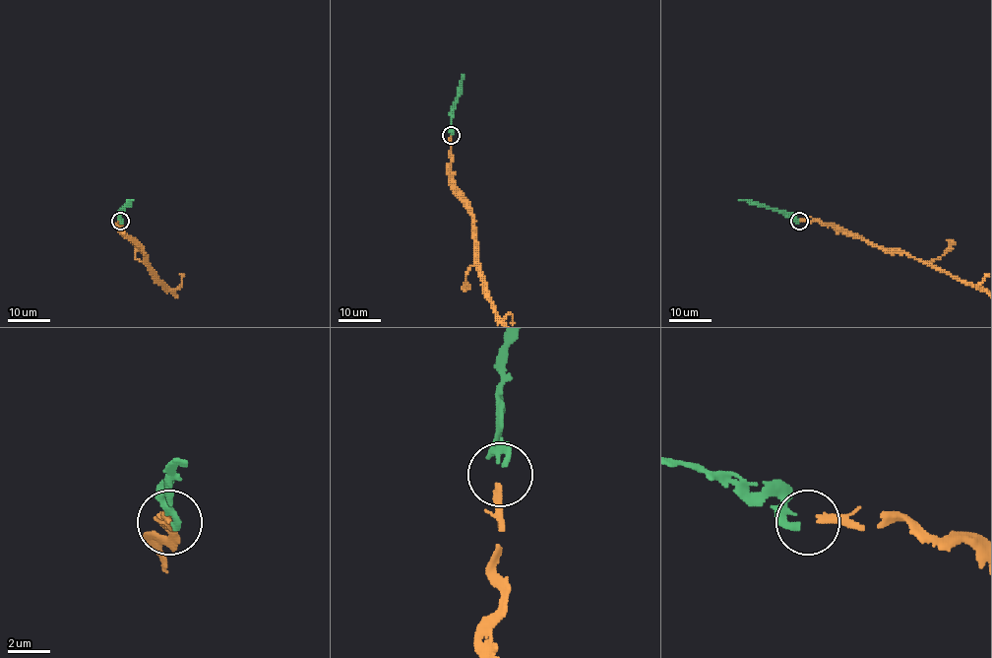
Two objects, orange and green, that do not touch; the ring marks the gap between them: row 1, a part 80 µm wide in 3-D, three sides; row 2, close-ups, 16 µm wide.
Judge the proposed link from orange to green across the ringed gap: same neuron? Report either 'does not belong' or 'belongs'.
belongs

